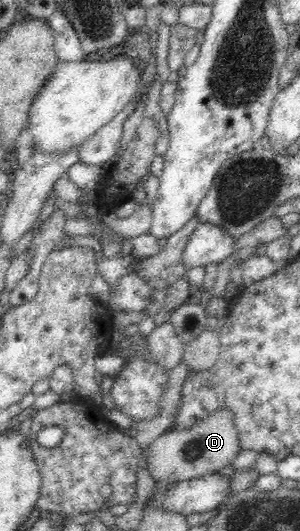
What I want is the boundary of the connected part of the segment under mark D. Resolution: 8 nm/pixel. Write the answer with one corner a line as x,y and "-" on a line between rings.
228,408
212,412
197,424
189,428
181,430
170,429
166,433
159,435
153,442
148,445
146,455
142,460
146,463
145,469
148,474
157,483
169,483
185,481
202,475
217,472
225,467
241,452
240,444
238,444
238,430
234,426
234,416

